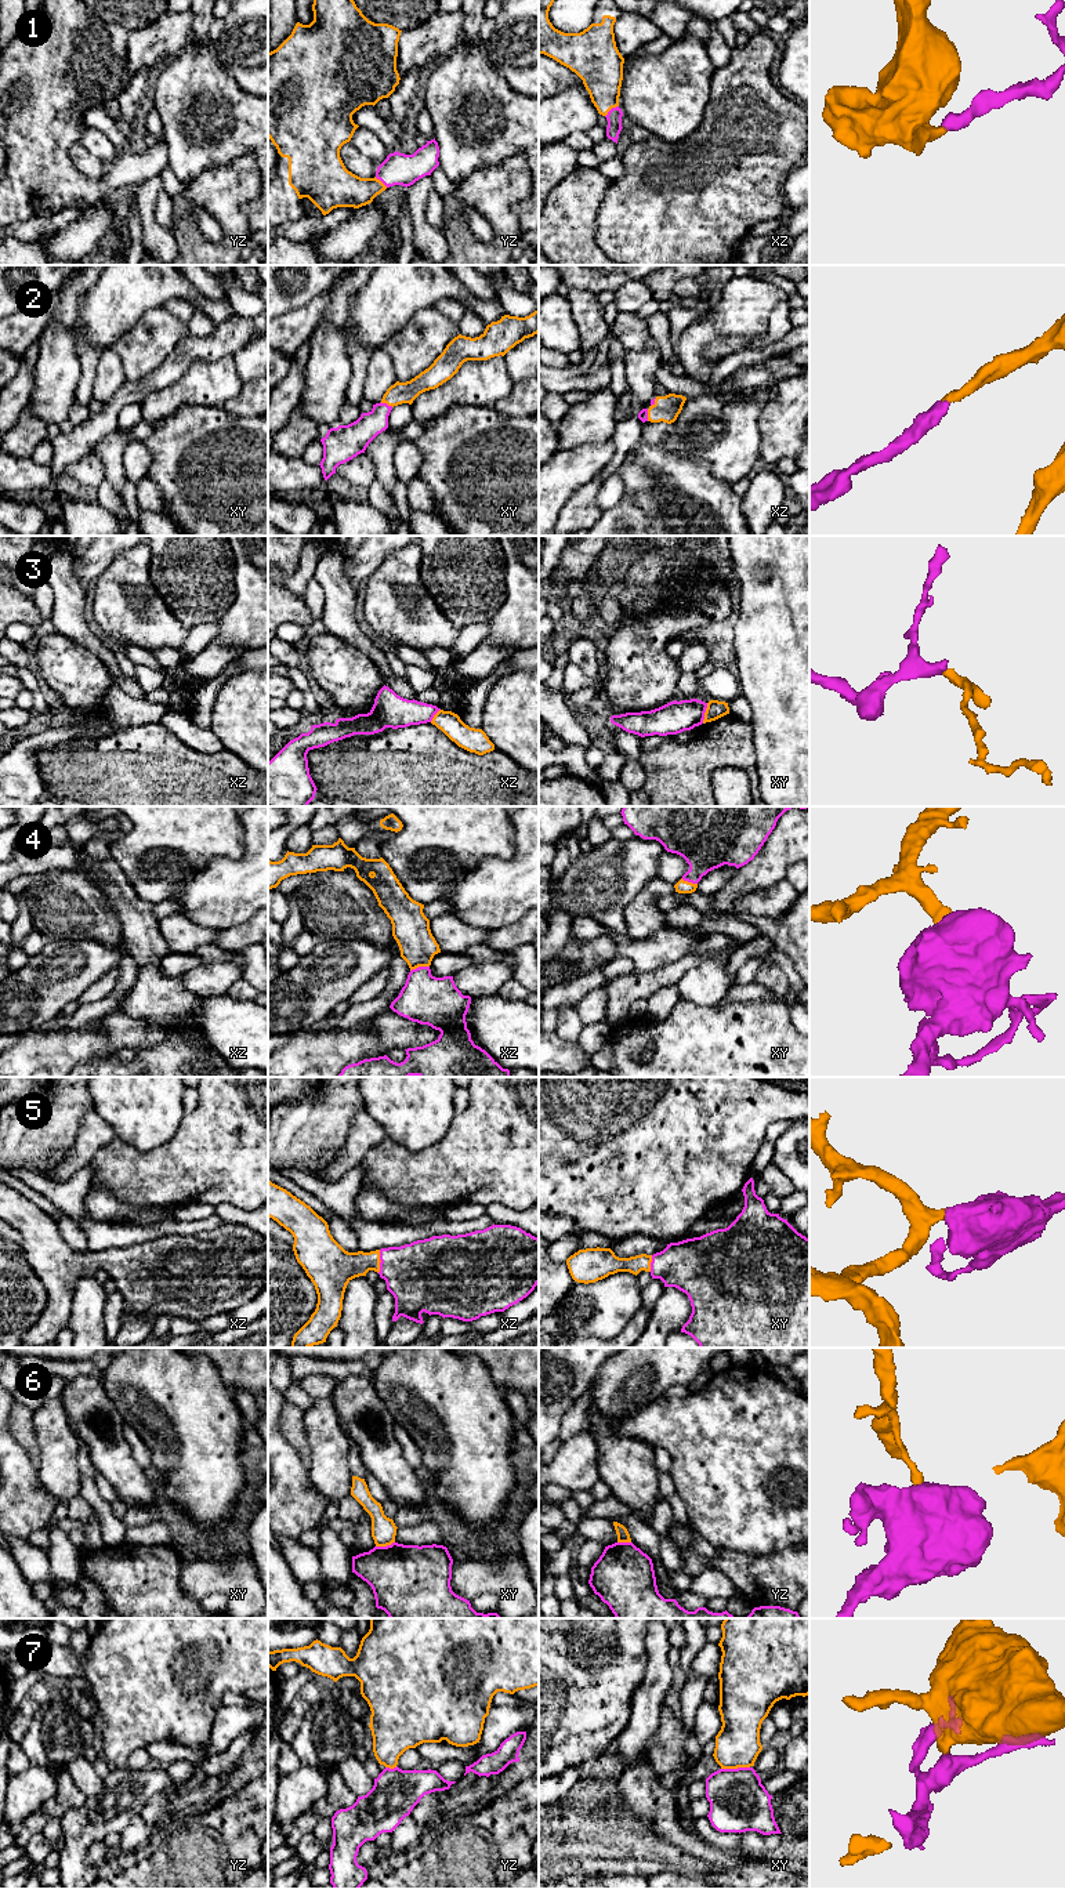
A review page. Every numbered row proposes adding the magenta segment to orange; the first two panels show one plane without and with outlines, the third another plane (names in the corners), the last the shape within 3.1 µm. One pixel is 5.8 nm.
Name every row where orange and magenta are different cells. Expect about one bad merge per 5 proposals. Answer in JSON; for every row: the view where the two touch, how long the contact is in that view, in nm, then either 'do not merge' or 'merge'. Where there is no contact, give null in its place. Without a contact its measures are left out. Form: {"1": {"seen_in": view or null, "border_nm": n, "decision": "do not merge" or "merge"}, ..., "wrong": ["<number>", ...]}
{"1": {"seen_in": "xz", "border_nm": 100, "decision": "merge"}, "2": {"seen_in": "xy", "border_nm": 80, "decision": "merge"}, "3": {"seen_in": "xy", "border_nm": 120, "decision": "do not merge"}, "4": {"seen_in": "xz", "border_nm": 120, "decision": "merge"}, "5": {"seen_in": "xz", "border_nm": 140, "decision": "merge"}, "6": {"seen_in": "xy", "border_nm": 120, "decision": "do not merge"}, "7": {"seen_in": "xy", "border_nm": 170, "decision": "do not merge"}, "wrong": ["3", "6", "7"]}

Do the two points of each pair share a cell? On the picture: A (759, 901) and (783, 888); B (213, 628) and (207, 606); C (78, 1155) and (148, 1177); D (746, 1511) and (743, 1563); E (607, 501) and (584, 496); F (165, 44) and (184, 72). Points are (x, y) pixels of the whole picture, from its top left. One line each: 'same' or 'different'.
A: same
B: different
C: different
D: different
E: different
F: different

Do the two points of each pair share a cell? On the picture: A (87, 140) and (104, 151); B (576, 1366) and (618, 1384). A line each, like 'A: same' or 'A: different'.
A: same
B: different

